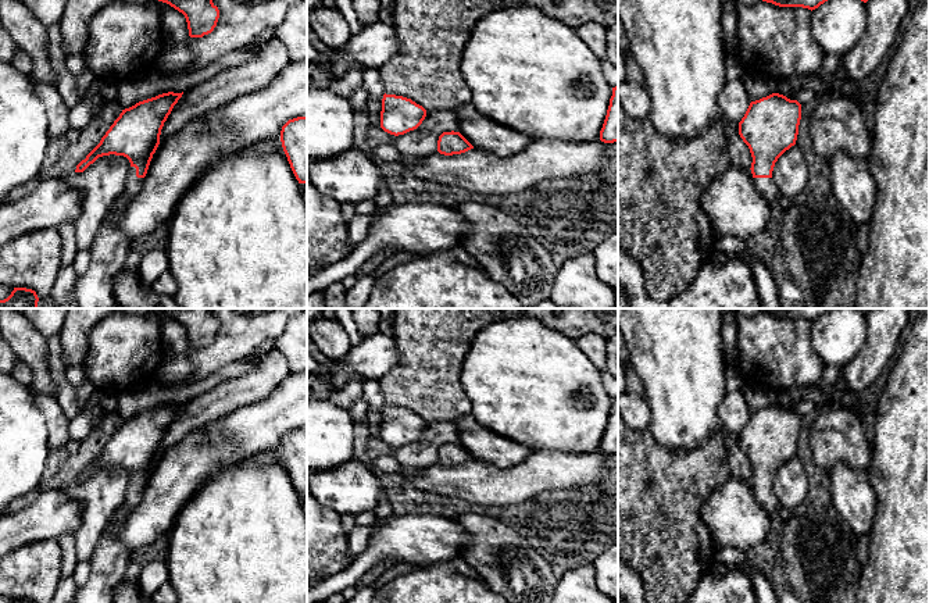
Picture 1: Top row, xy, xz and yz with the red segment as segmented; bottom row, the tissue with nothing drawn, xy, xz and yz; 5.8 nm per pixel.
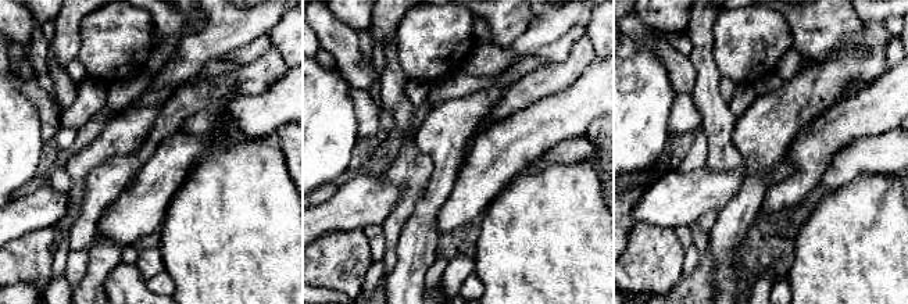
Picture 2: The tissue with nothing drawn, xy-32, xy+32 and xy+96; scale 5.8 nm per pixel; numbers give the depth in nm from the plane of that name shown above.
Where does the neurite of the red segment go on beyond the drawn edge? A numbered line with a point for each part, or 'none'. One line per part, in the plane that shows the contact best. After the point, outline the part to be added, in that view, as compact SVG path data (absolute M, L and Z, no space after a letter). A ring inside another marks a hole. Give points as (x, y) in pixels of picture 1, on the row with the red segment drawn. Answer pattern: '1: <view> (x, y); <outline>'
1: xy (95, 289); M131 167L122 195L111 204L92 243L89 270L76 282L79 308L119 308L114 296L114 279L125 267L132 240L115 225L131 199L143 188L143 178Z

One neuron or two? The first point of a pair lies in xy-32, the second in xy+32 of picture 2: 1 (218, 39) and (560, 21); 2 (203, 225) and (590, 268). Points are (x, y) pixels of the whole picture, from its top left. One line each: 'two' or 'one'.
1: one
2: one

